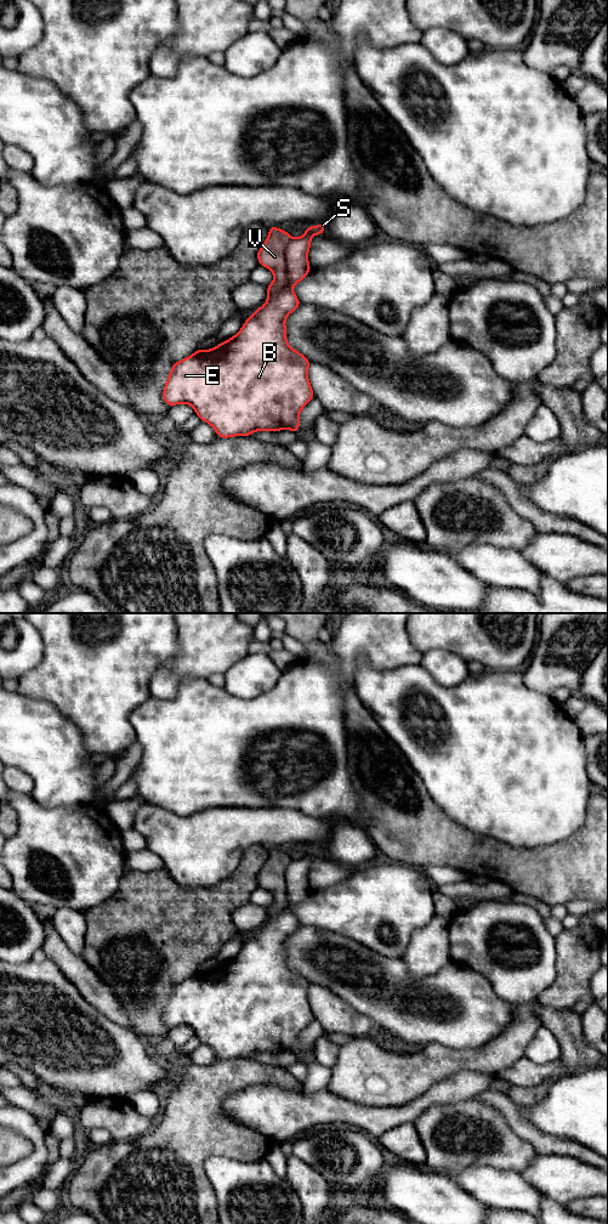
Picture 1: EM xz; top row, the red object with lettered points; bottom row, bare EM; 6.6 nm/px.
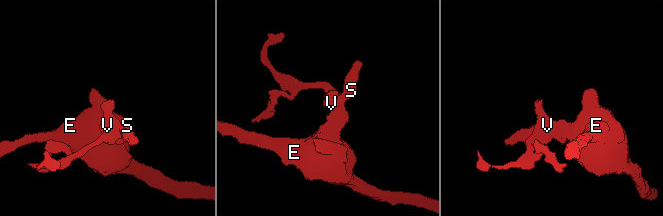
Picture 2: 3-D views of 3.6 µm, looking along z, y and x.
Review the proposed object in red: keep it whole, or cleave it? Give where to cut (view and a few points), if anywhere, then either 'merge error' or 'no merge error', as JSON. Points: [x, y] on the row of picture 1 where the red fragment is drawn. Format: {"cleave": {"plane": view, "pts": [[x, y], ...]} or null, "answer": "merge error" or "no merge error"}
{"cleave": {"plane": "xz", "pts": [[291, 239], [287, 247], [287, 283], [267, 300]]}, "answer": "merge error"}

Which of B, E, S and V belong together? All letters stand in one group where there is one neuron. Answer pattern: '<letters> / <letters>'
B E S / V

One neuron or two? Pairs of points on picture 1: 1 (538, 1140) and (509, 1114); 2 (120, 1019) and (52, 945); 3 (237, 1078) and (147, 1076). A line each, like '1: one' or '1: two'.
1: one
2: one
3: two

